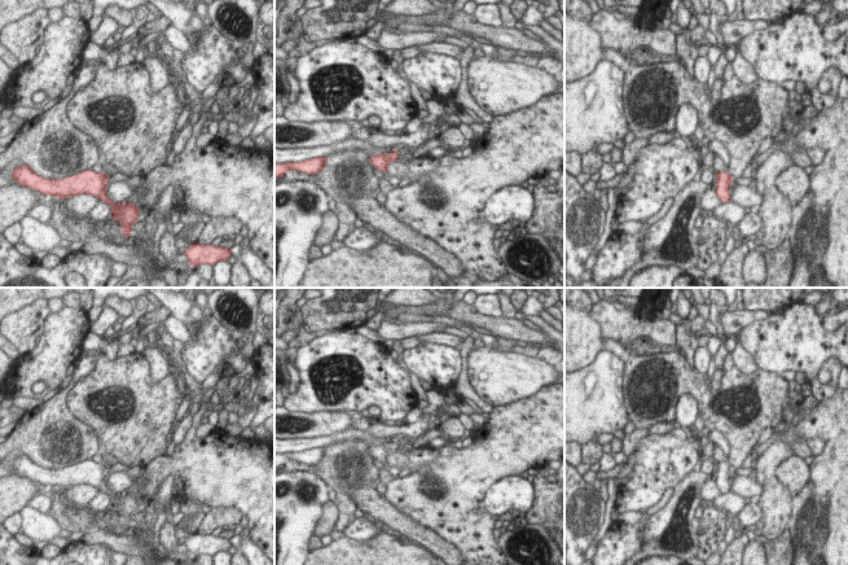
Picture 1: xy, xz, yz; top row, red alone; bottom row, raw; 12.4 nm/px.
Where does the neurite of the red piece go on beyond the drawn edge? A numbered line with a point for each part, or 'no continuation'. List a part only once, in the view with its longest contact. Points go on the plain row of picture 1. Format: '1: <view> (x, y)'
no continuation.

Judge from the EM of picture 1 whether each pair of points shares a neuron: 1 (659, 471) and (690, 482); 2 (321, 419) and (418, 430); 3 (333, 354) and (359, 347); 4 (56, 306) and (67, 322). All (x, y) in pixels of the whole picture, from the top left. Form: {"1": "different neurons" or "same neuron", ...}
{"1": "different neurons", "2": "different neurons", "3": "same neuron", "4": "different neurons"}

